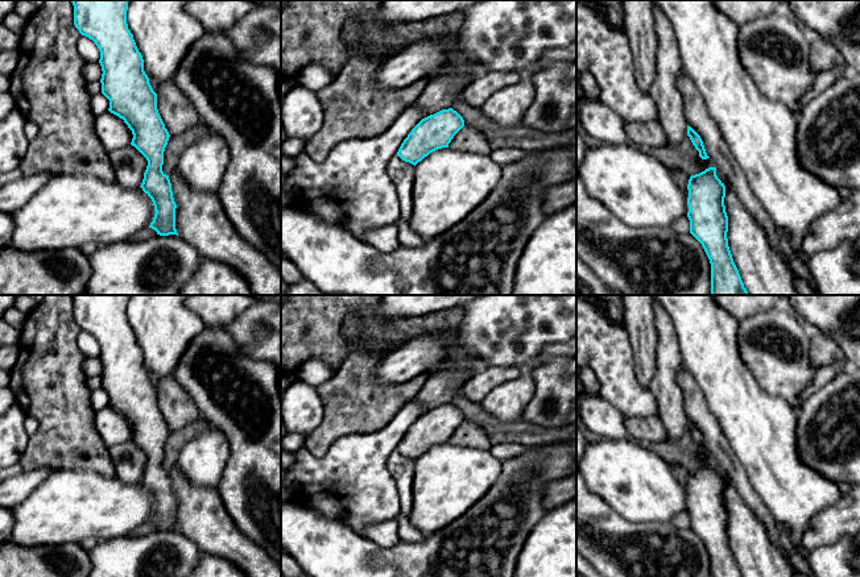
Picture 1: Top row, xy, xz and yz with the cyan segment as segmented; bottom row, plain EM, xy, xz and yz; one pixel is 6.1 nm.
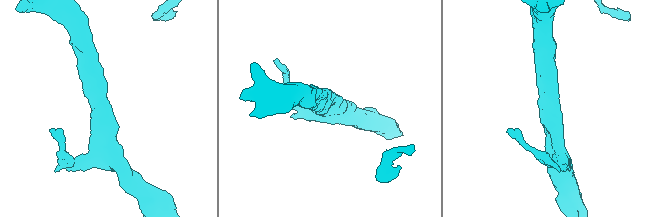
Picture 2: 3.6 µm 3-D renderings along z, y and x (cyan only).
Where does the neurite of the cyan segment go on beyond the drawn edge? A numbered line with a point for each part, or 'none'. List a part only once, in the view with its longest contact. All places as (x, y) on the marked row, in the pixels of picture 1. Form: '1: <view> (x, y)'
none

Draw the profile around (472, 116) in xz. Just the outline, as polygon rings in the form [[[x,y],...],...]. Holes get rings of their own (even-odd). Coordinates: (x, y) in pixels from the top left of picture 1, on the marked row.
[[[462,91],[455,96],[452,109],[463,117],[464,125],[484,133],[492,150],[513,148],[534,153],[559,148],[576,140],[576,126],[555,133],[537,130],[522,124],[501,126],[487,119],[480,108],[468,105],[462,97]]]

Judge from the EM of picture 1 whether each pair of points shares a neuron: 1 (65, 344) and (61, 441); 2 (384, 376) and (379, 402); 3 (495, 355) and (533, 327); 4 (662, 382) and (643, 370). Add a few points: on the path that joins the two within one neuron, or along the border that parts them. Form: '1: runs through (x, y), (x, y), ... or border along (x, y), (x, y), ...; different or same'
1: runs through (61, 368), (61, 418); same
2: border along (373, 372), (384, 384), (401, 384), (413, 378); different
3: runs through (504, 345), (524, 327); same
4: border along (656, 345), (656, 370), (648, 387); different

